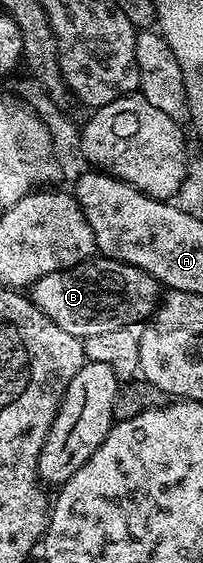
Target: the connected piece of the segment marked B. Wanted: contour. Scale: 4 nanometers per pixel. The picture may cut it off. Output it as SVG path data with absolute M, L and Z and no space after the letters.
M88 258L82 264L65 269L64 272L45 274L29 289L29 299L41 314L48 316L65 334L86 338L93 334L105 334L108 330L121 330L128 326L139 326L142 320L154 317L161 299L161 284L149 273L135 265L106 258Z

